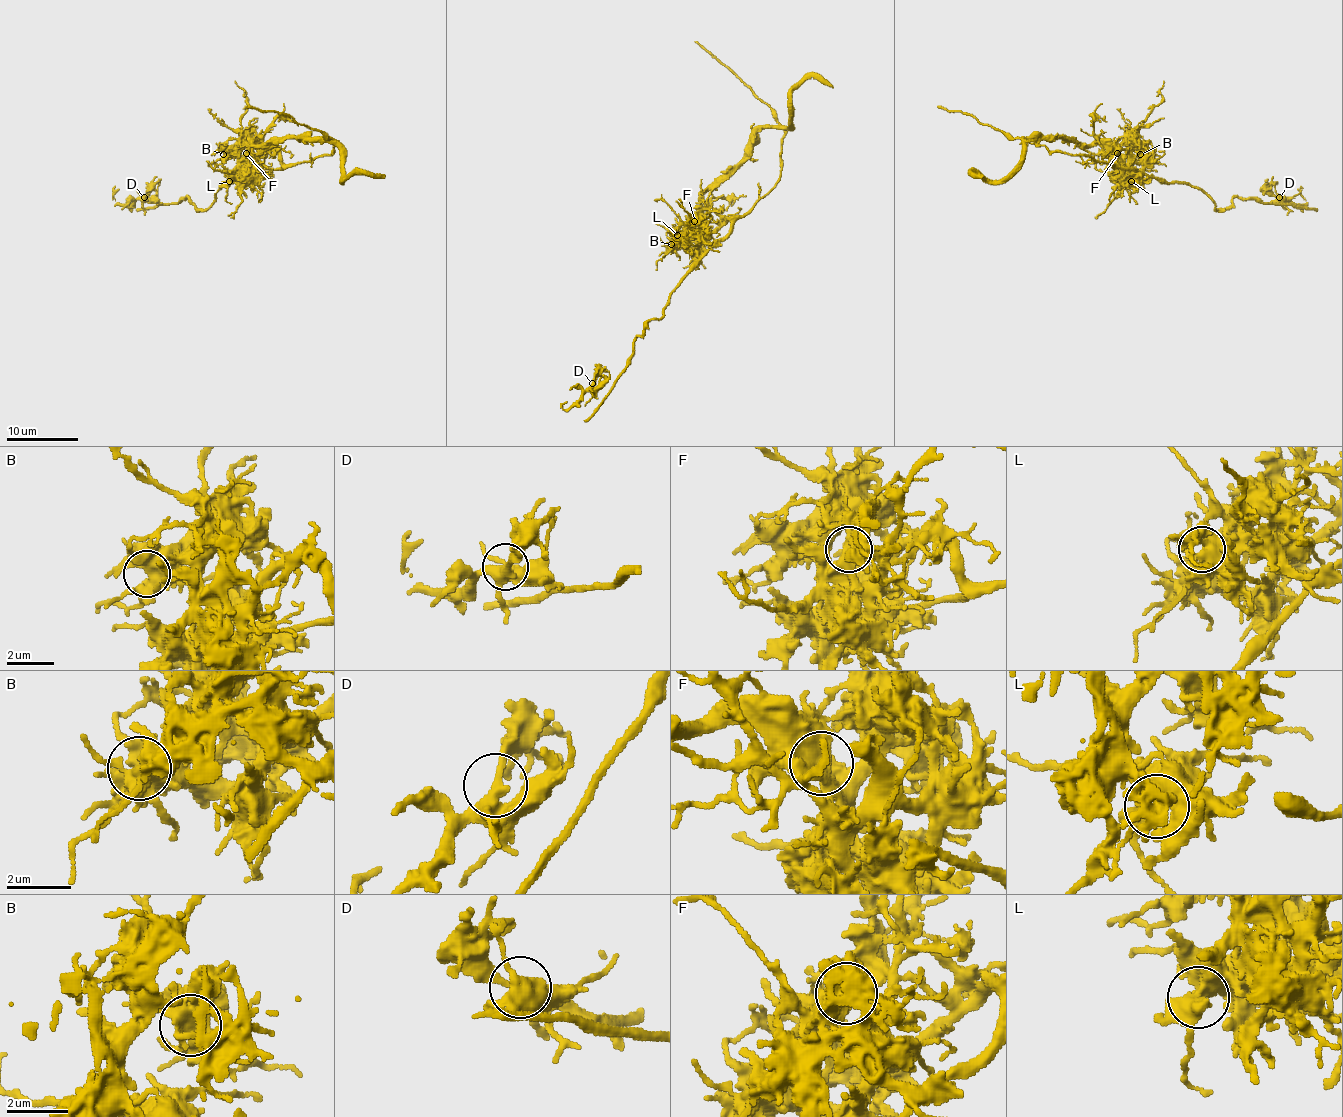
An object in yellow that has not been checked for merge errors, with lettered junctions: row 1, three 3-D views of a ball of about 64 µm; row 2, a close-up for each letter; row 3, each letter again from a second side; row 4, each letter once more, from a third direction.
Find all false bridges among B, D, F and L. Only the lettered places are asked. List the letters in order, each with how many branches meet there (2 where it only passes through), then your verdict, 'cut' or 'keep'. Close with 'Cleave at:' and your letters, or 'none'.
B: branches 7; keep
D: branches 2; keep
F: branches 3; cut
L: branches 2; keep
Cleave at: F

